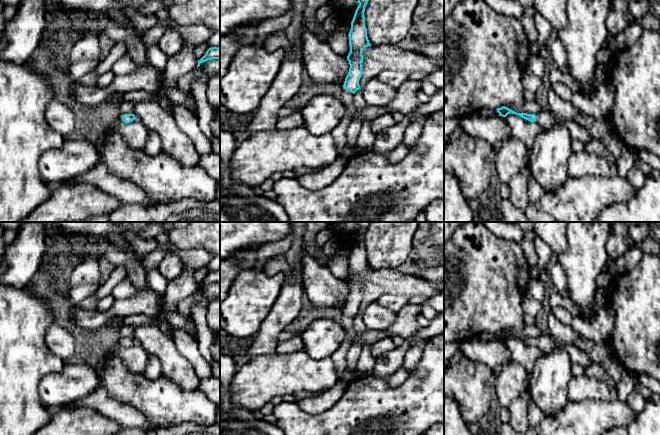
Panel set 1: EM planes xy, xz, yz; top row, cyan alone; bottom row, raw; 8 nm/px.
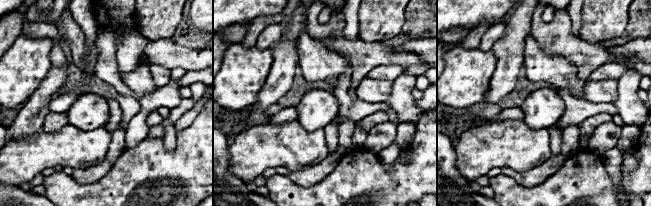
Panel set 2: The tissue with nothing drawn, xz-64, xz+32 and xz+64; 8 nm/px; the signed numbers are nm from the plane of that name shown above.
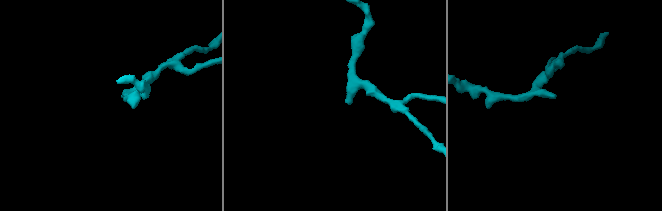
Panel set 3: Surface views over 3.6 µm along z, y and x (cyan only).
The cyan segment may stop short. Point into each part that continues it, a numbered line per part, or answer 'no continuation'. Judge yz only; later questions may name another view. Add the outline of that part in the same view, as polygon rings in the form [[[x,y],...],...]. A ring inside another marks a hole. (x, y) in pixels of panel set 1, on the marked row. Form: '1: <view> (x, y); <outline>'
1: yz (545, 119); [[[539,112],[536,115],[536,123],[538,123],[543,129],[548,129],[552,127],[555,123],[560,123],[564,125],[570,134],[572,140],[578,140],[585,144],[592,137],[589,133],[579,124],[577,124],[574,120],[566,120],[561,117],[554,115],[551,112]]]

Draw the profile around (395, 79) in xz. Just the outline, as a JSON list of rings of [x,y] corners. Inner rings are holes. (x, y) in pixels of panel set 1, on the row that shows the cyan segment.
[[[385,70],[381,72],[377,79],[398,89],[406,80],[408,80],[409,73],[403,71]]]

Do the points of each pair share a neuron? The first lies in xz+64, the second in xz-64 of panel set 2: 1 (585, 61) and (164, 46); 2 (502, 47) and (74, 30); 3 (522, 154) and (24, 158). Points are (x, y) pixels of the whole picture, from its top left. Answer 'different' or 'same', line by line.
1: same
2: different
3: same

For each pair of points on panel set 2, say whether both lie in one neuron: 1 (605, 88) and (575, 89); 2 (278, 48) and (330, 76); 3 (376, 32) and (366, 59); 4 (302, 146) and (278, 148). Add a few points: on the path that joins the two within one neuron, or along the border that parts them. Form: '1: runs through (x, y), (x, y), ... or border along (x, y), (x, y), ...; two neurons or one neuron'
1: border along (585, 82), (583, 88), (584, 98); two neurons
2: border along (299, 35), (297, 67); two neurons
3: border along (359, 38), (365, 41), (383, 42); two neurons
4: runs through (296, 147), (284, 148); one neuron

